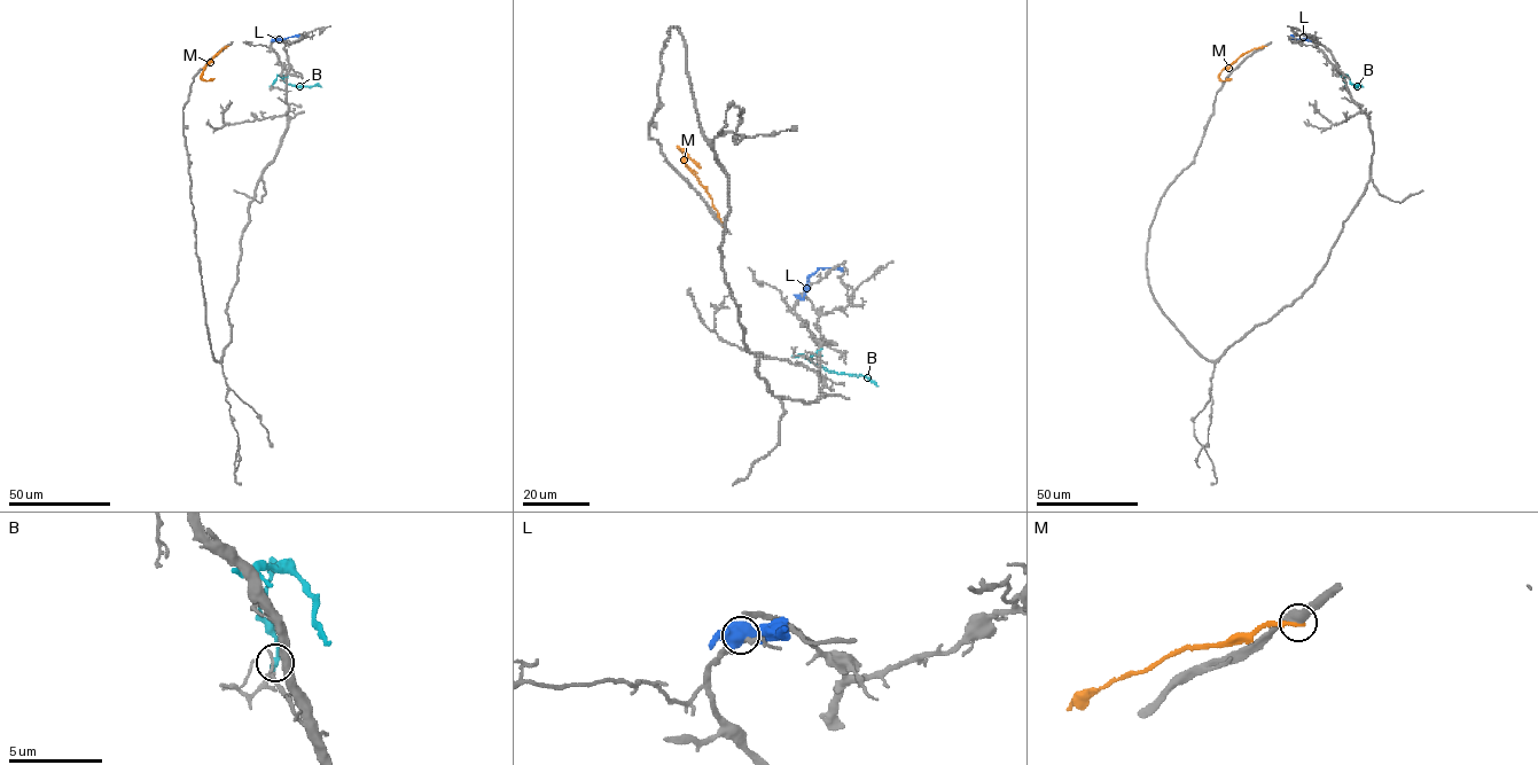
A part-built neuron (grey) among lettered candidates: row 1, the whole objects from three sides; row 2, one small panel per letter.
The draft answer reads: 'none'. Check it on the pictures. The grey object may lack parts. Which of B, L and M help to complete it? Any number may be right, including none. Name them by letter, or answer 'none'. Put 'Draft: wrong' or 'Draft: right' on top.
Draft: right
none

